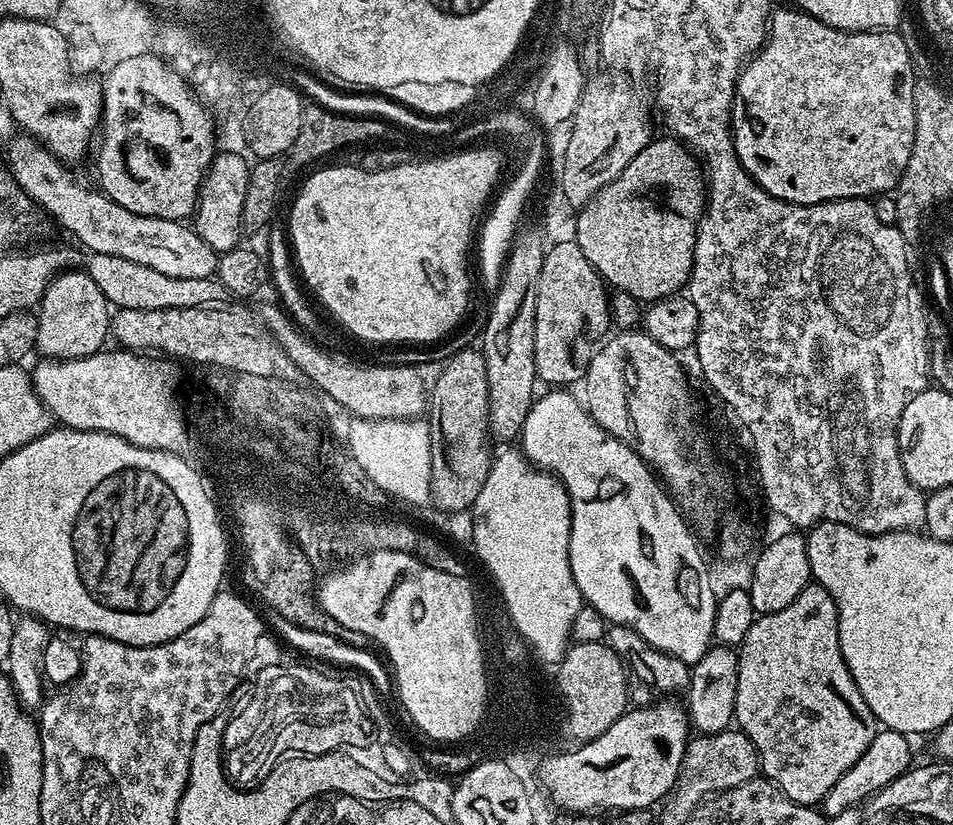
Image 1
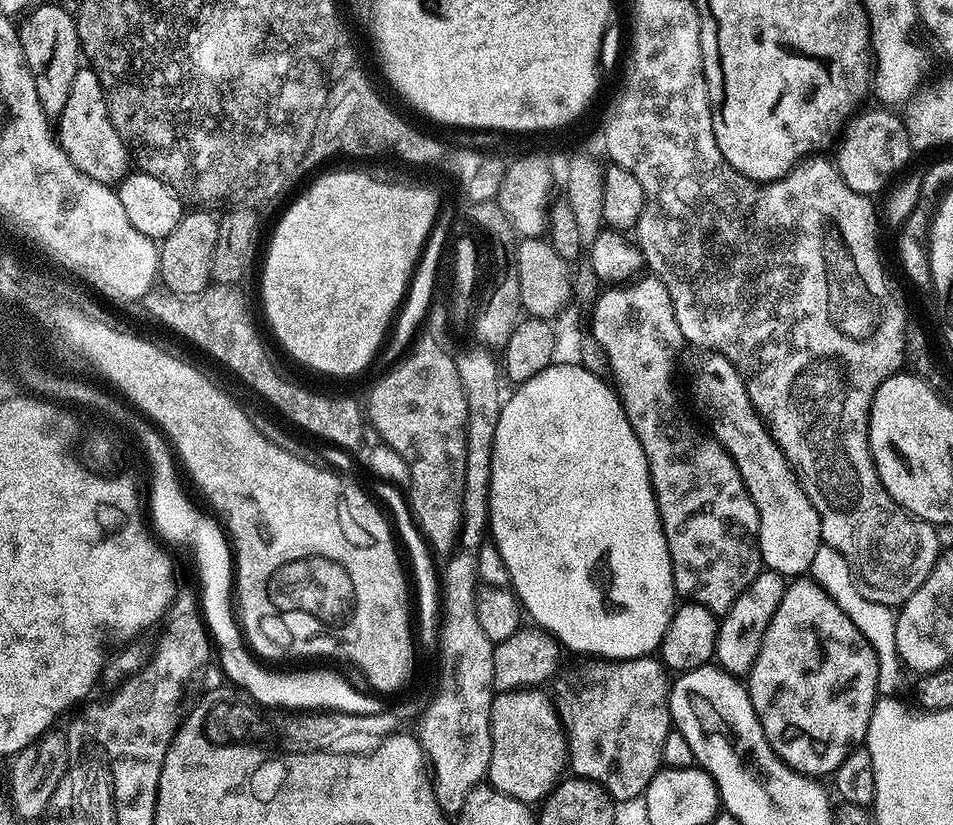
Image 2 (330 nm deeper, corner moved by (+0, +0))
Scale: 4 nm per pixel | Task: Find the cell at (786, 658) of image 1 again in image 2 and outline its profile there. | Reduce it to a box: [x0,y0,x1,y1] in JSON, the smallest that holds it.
[746,579,878,778]

